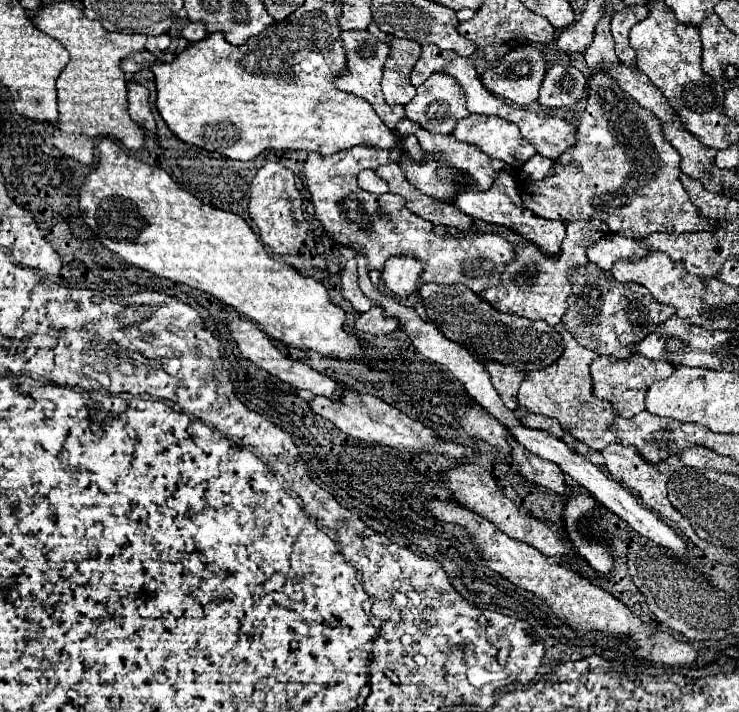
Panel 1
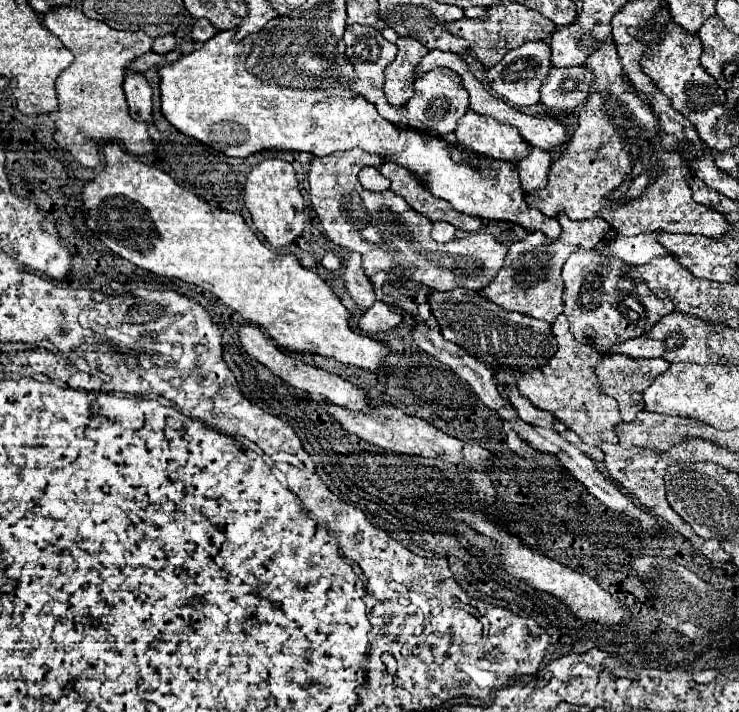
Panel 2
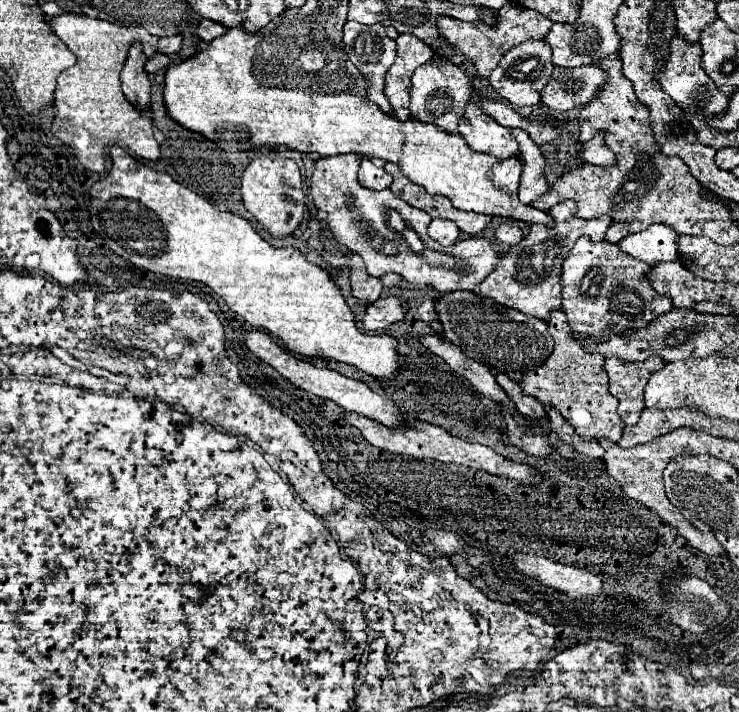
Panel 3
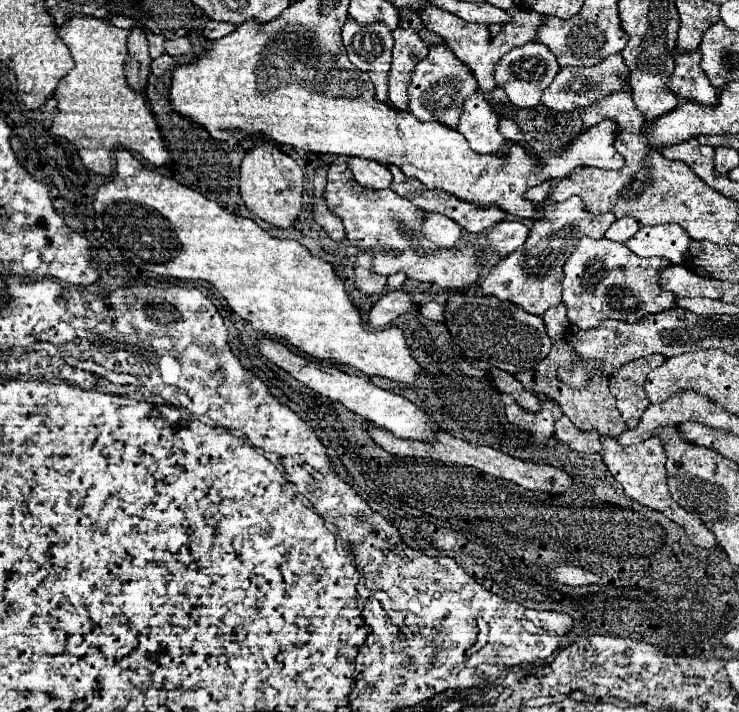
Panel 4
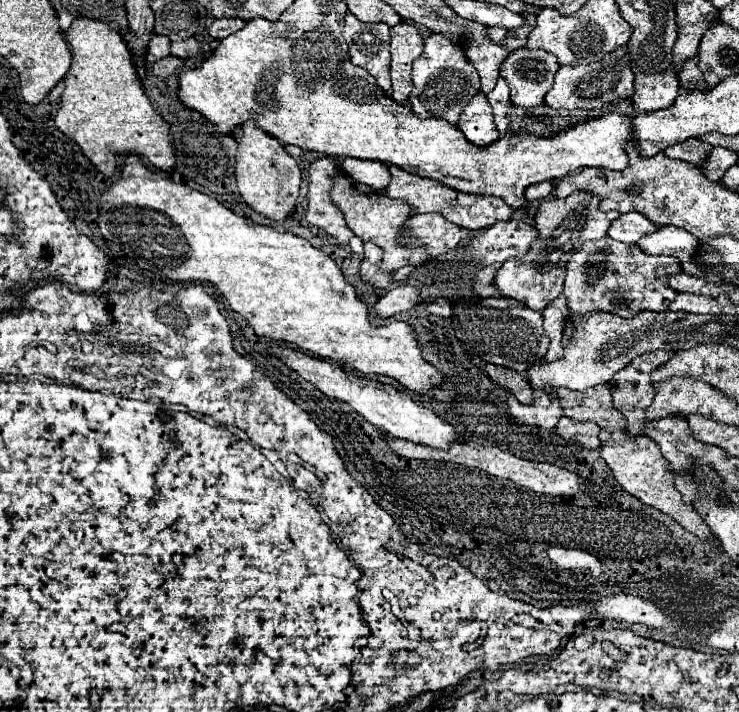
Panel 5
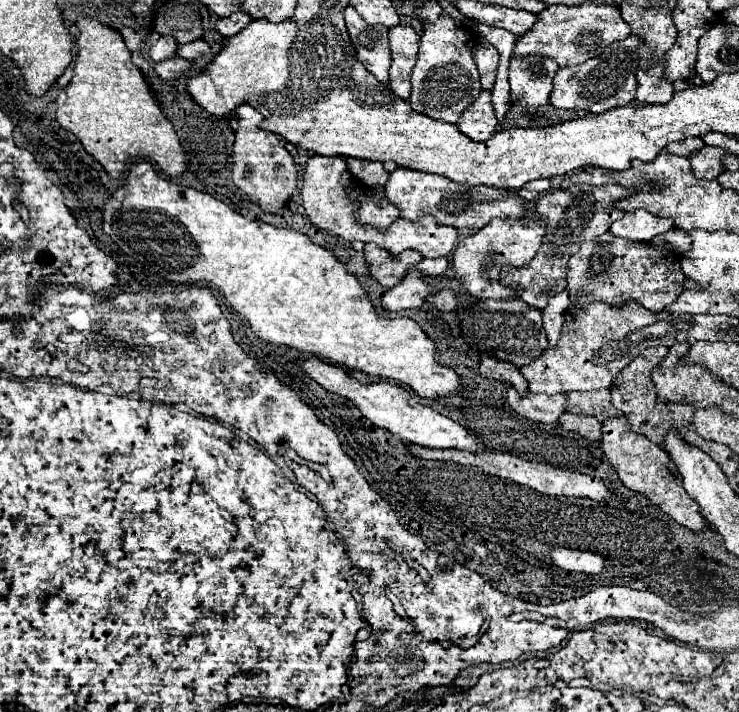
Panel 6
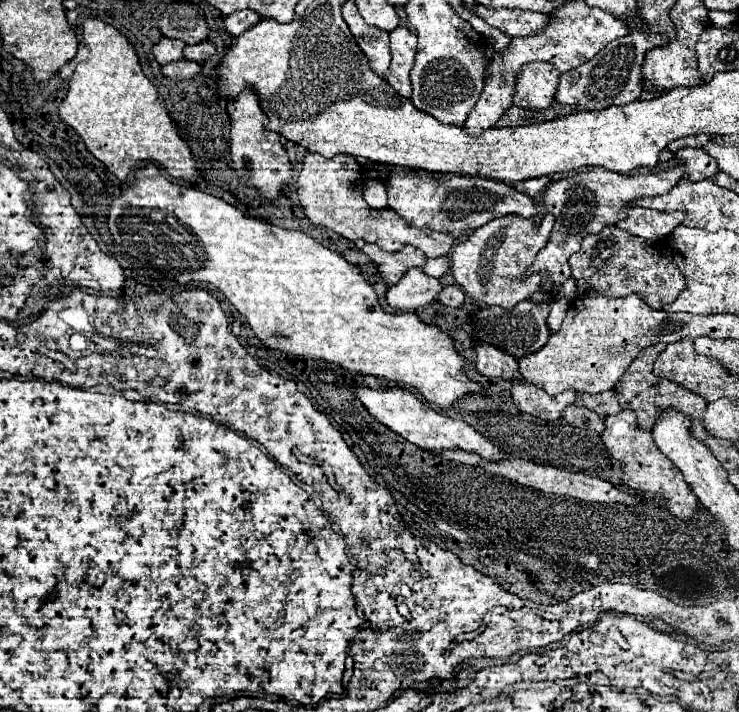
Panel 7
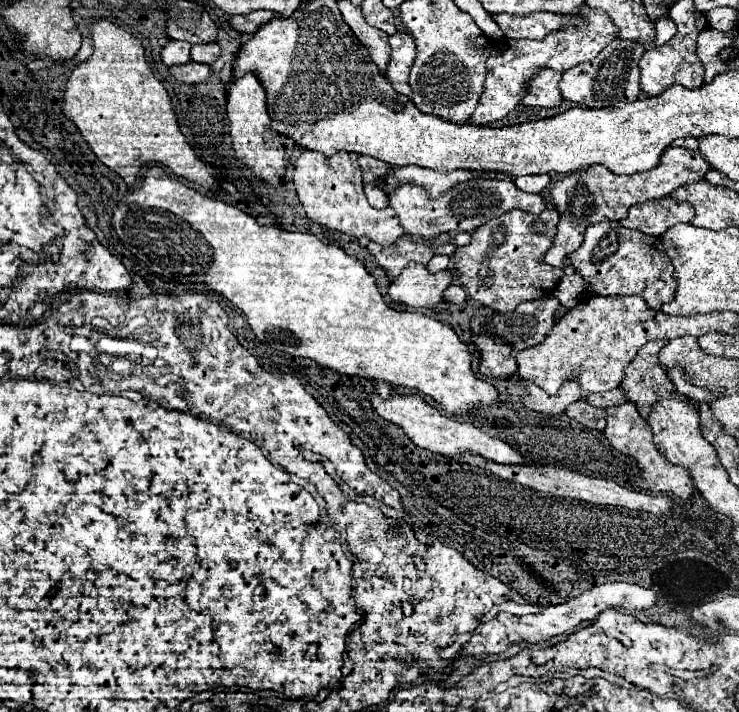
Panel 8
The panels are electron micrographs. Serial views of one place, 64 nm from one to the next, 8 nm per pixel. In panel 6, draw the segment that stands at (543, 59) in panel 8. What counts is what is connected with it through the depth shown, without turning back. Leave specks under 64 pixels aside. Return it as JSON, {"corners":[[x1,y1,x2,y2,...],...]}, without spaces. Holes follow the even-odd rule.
{"corners":[[584,2,576,8,566,6,548,6,544,12,536,16,536,24,532,26,532,32,526,32,514,46,516,58,528,56,528,54,540,54,554,58,562,68,564,66,576,66,584,64,590,58,600,56,604,48,612,42,624,40,632,34,632,28,622,20,620,10,614,4,596,4,596,2],[482,90,480,96,462,112,456,126,470,140,486,142,490,136,494,136,498,132,498,130,494,130,496,124,498,124,498,120,496,120,492,102,490,102,490,92]]}

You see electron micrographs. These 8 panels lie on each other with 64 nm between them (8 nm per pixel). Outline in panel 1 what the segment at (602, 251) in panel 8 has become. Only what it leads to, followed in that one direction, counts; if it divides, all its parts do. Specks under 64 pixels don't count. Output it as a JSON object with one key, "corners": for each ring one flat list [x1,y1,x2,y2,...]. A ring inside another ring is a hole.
{"corners":[[588,264,570,272,572,294,568,296,568,312,562,318,564,328,578,340,580,346,614,356,620,360,632,358,632,346,652,334,660,324,674,316,672,306,658,304,652,294,640,284,622,284,612,278,610,272,600,270,596,264]]}

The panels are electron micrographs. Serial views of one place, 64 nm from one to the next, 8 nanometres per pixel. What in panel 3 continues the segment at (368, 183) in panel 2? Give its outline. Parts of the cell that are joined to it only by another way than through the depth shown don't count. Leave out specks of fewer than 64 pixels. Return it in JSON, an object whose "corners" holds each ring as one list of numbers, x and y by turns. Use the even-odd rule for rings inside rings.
{"corners":[[364,160,358,170,358,182,368,190,384,190,390,188,392,176,386,174,382,166,376,164,374,160]]}

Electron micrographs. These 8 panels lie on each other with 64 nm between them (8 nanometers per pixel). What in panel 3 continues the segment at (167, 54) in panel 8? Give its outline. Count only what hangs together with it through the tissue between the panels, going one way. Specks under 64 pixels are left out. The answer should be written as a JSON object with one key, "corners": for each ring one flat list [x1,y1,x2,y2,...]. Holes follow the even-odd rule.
{"corners":[[66,12,48,20,50,30,72,50,76,64,58,76,56,84,56,118,52,132,64,144,74,150,78,162,92,172,106,170,106,150,110,142,118,142,138,158,158,160,160,148,152,134,152,120,136,112,120,90,120,72,128,50,134,42,143,42,142,52,146,56,156,54,158,38,138,25,118,26,106,20,94,20,86,14]]}

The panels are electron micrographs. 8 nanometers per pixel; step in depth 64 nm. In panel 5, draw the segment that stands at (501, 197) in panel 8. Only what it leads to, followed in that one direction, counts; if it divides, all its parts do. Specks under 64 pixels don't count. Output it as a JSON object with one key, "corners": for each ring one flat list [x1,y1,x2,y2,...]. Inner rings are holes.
{"corners":[[390,166,390,174,392,174,392,182,388,184,386,192,392,198,404,198,408,204,412,204,420,214,420,212,438,212,442,216,446,216,446,220,458,224,460,228,468,228,468,230,482,230,488,228,500,220,510,220,514,210,500,198,494,196,472,196,472,194,462,194,456,192,444,184,432,182,432,180,424,180,420,176,412,176,408,172,404,172,402,168]]}

